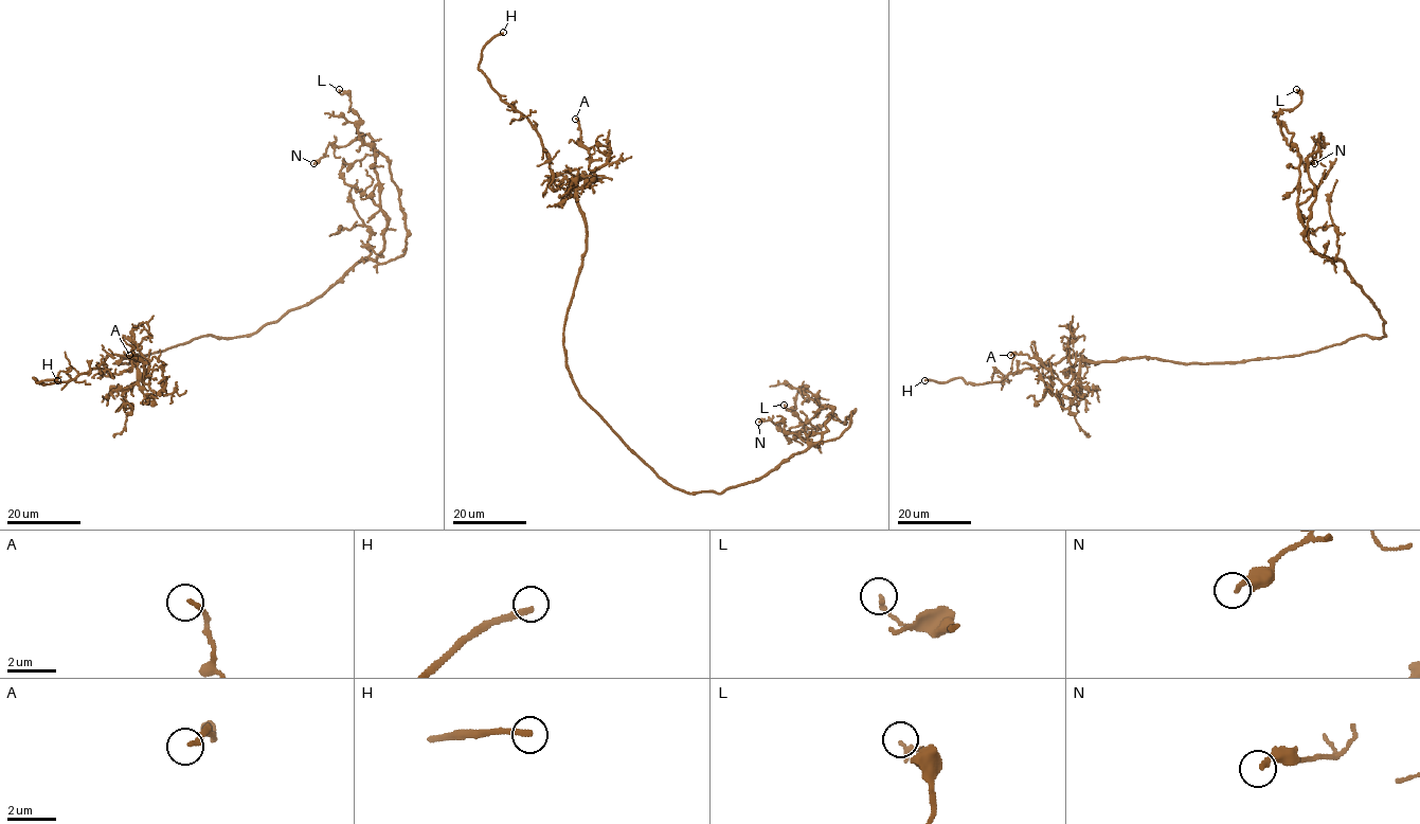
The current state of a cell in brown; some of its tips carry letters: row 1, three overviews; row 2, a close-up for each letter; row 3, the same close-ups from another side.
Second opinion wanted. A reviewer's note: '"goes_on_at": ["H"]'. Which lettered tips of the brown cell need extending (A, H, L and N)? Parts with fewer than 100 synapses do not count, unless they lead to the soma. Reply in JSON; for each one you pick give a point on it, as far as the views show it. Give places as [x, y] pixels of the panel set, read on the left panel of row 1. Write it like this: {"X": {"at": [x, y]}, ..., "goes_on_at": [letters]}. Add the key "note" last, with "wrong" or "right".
{"H": {"at": [57, 380]}, "goes_on_at": ["H"], "note": "right"}

